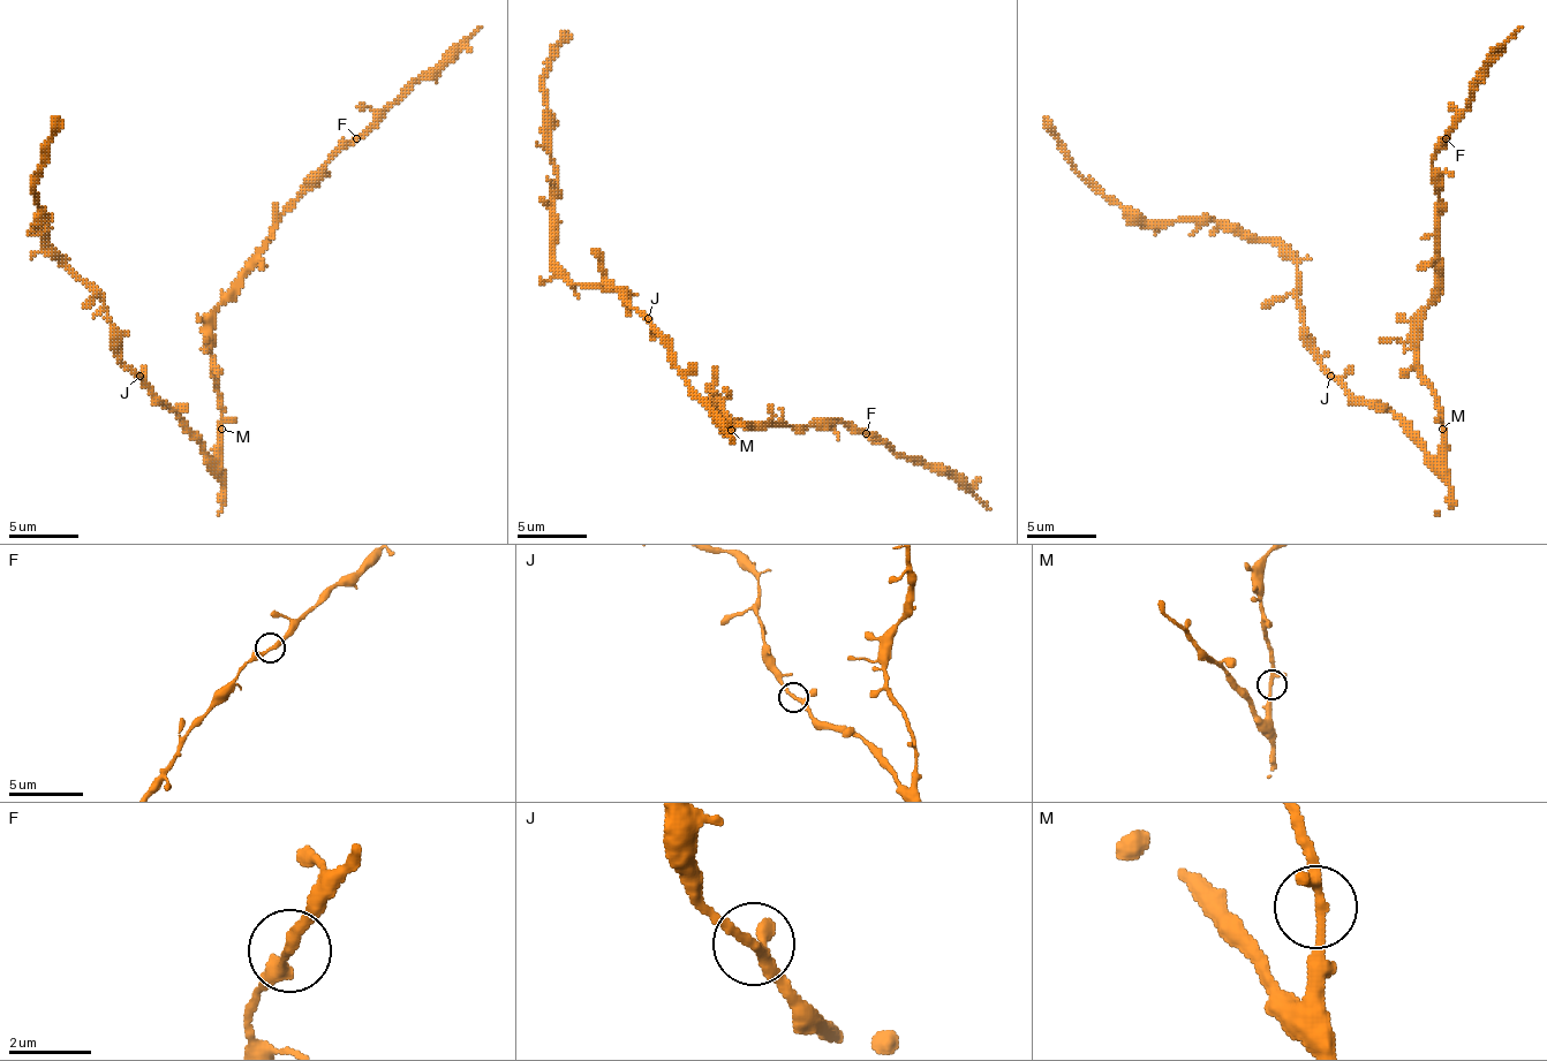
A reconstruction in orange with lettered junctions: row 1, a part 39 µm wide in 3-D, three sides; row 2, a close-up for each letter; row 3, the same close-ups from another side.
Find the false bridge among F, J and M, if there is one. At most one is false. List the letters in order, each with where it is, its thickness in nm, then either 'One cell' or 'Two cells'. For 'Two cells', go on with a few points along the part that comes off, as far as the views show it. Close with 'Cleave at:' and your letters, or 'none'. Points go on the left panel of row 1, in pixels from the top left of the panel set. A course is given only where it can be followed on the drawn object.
F: Place: (356, 138). Thickness 260 nm. One cell
J: Place: (140, 376). Thickness 200 nm. One cell
M: Place: (221, 429). Thickness 200 nm. One cell
Cleave at: none

